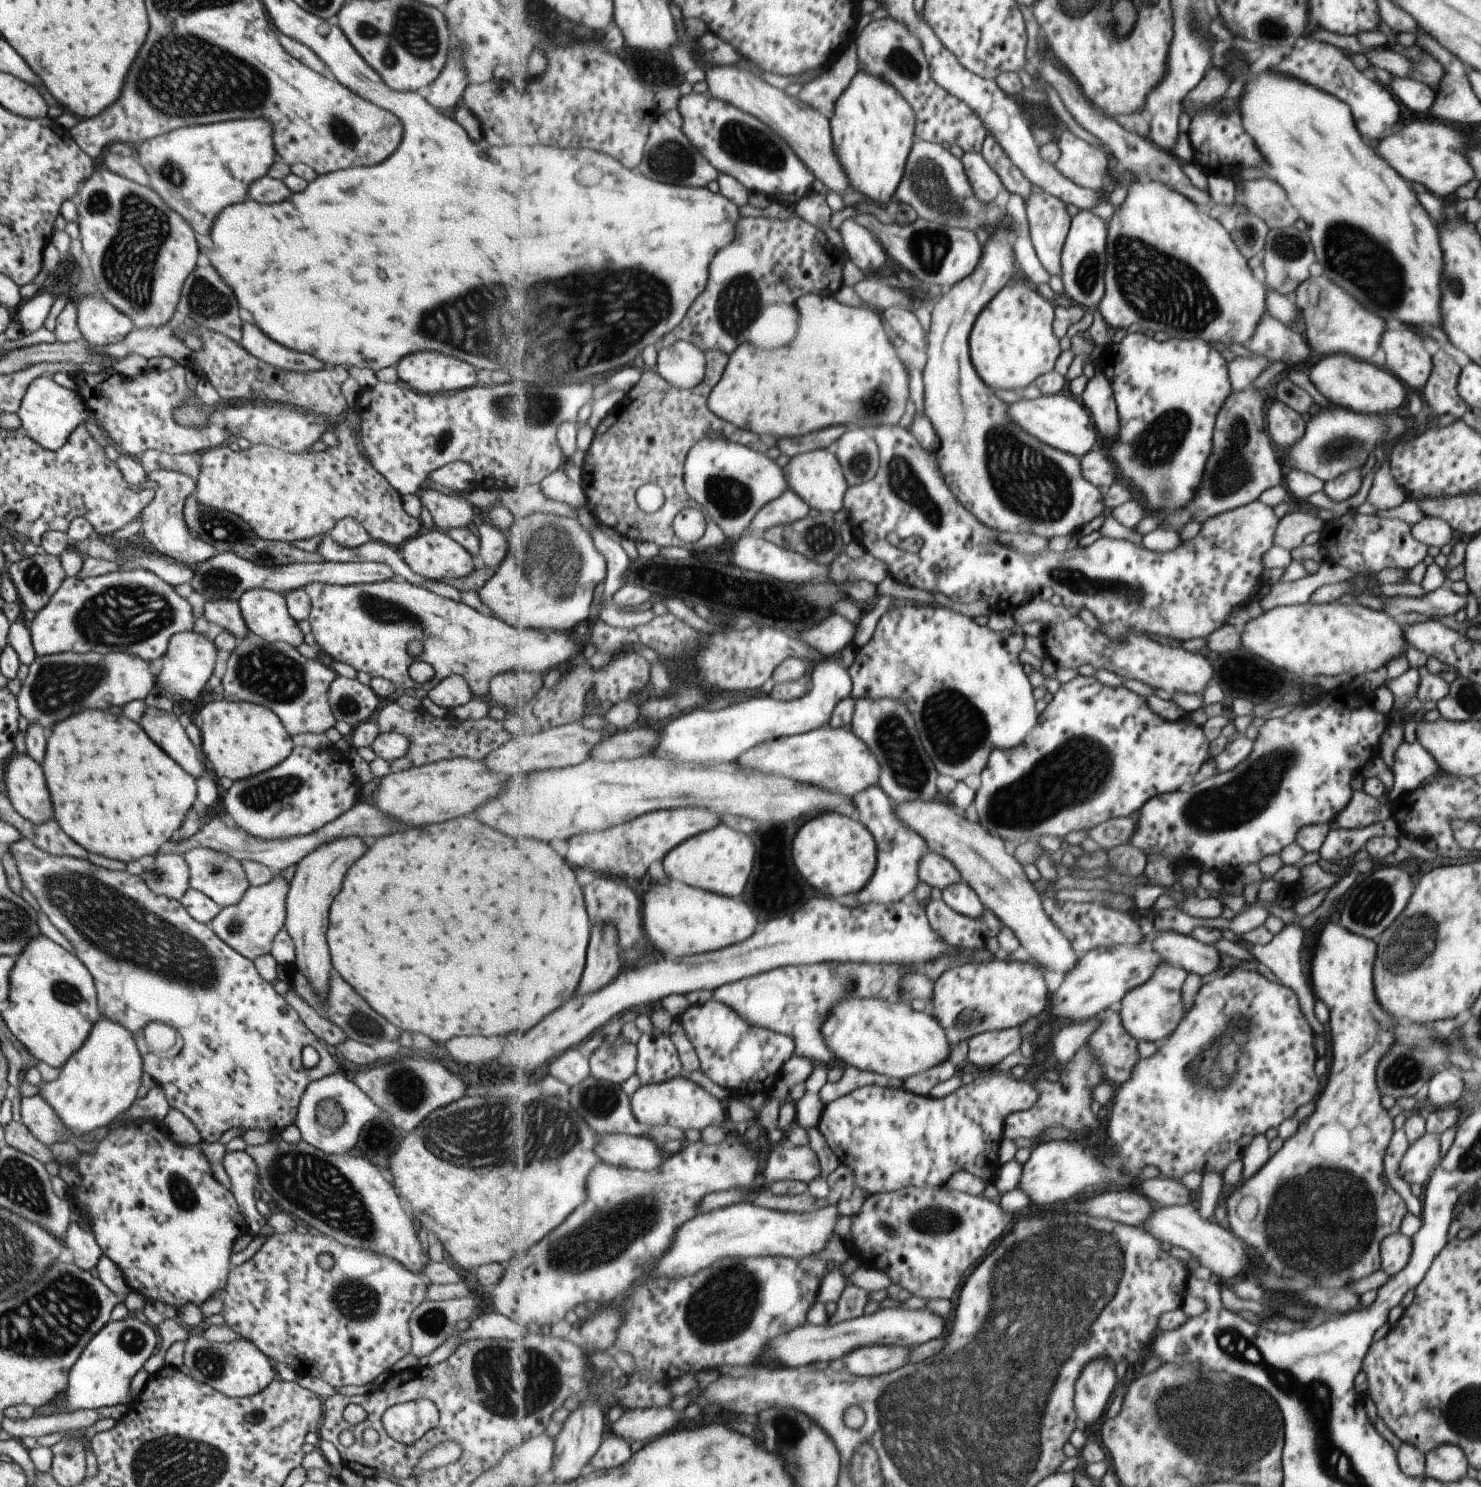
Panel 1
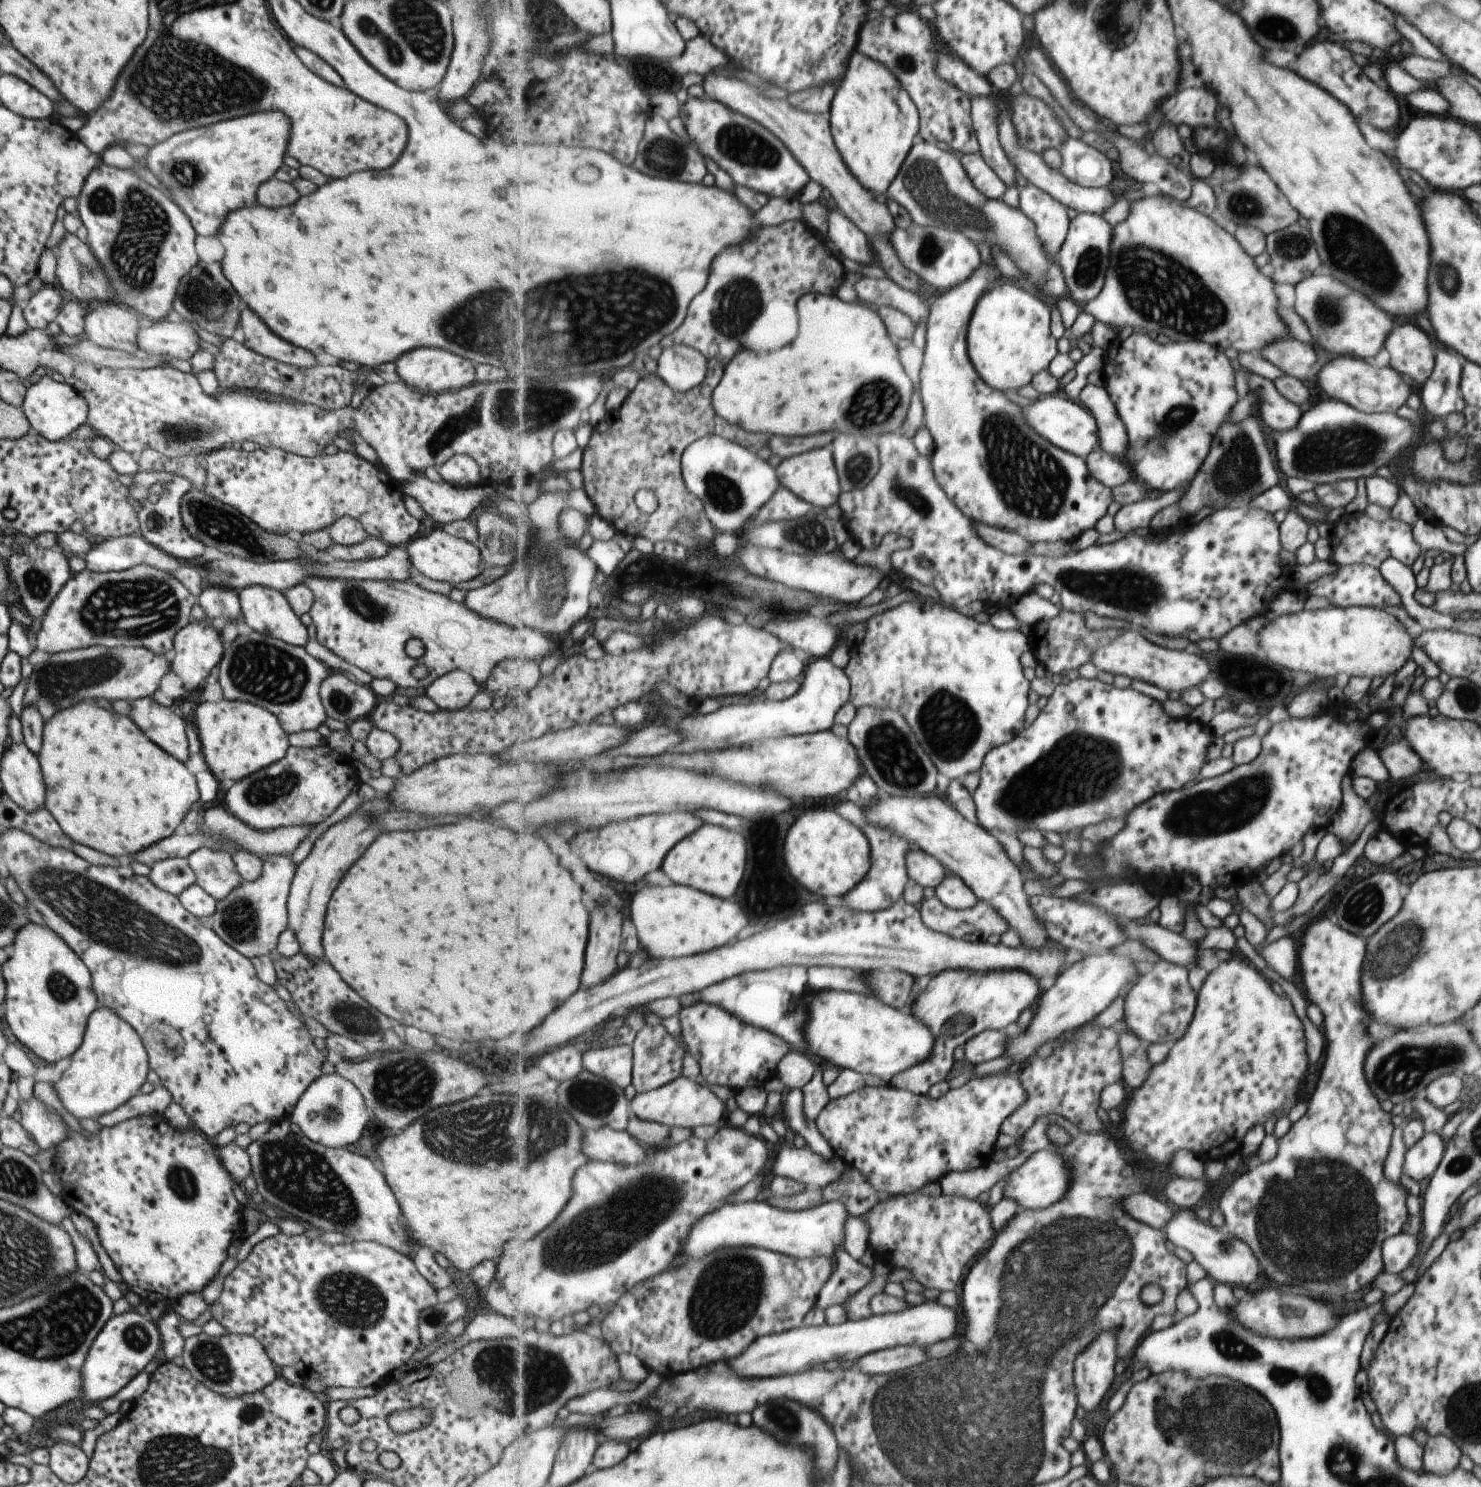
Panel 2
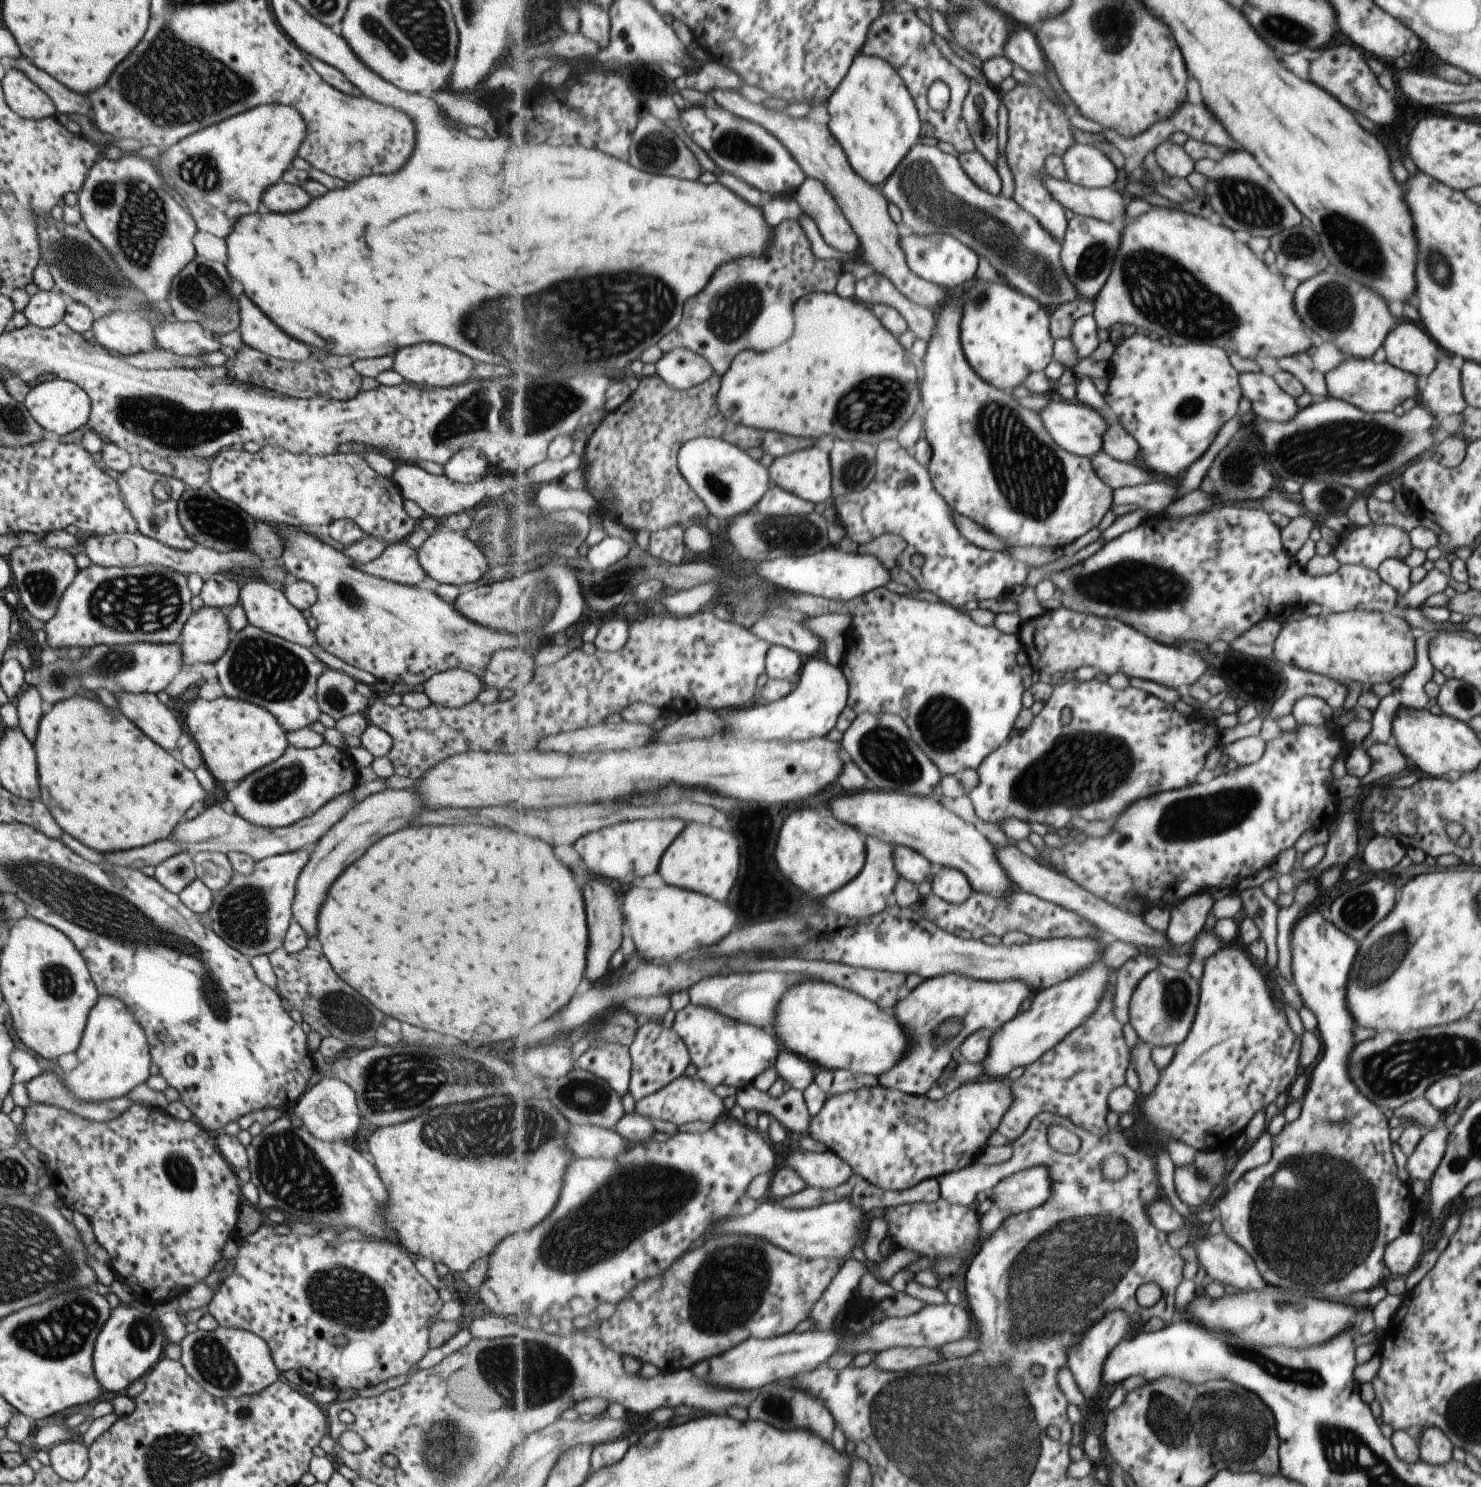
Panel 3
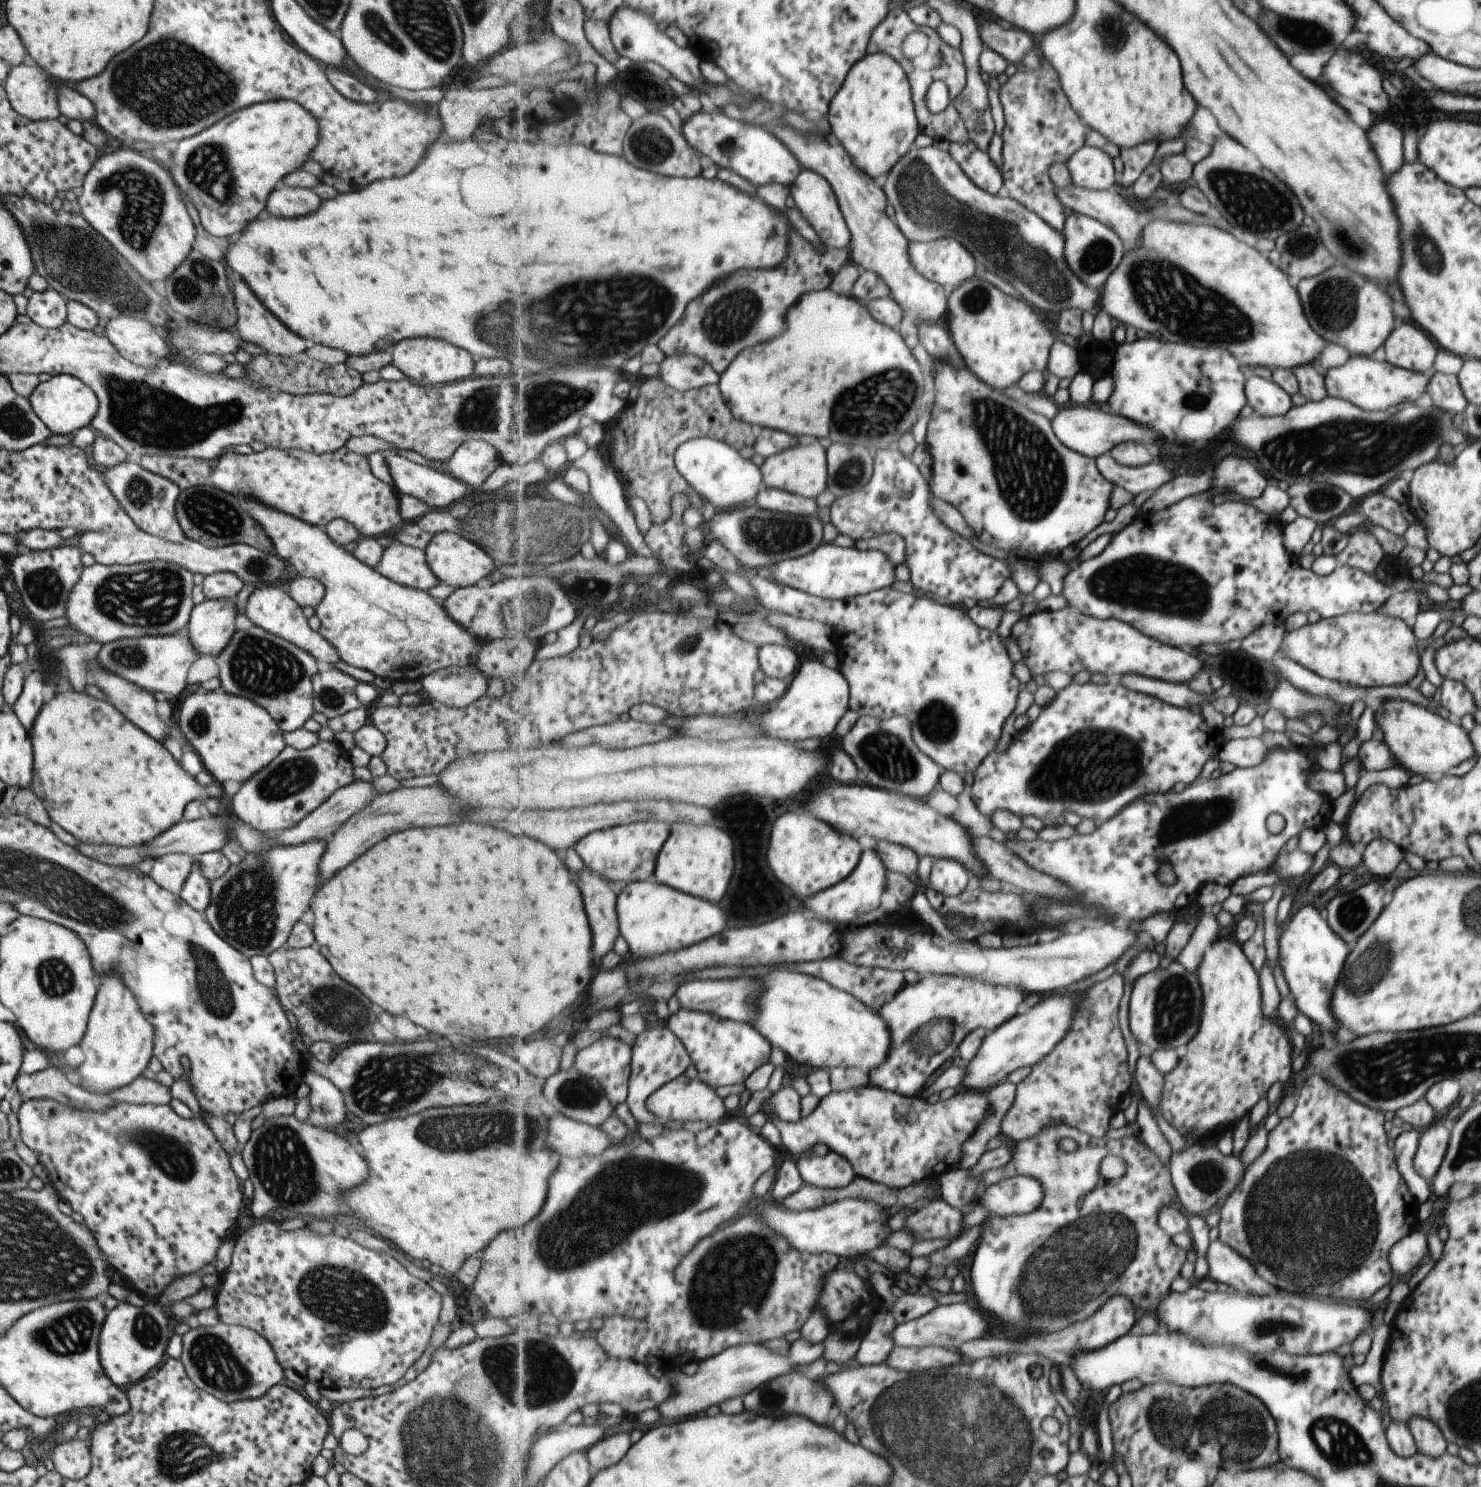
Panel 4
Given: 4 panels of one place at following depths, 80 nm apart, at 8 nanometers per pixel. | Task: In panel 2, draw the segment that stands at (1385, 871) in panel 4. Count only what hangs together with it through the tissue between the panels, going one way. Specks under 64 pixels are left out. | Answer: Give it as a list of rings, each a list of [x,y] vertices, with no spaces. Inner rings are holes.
[[[1380,827],[1376,834],[1367,840],[1362,854],[1373,864],[1385,866],[1385,864],[1391,863],[1393,858],[1403,854],[1405,849],[1405,846],[1395,840],[1394,836]]]

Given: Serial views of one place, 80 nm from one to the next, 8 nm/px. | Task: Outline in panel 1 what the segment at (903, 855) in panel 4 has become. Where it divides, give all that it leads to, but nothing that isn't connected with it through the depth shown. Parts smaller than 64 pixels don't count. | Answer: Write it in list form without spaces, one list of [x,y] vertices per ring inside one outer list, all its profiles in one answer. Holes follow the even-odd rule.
[[[931,850],[922,856],[918,878],[941,891],[951,887],[952,884],[963,881],[960,870],[955,868],[954,863]]]

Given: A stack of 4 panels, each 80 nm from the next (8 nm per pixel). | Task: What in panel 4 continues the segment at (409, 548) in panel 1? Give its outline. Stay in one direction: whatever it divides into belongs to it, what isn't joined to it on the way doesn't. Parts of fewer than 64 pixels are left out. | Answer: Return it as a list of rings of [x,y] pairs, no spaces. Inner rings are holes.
[[[457,531],[434,534],[423,550],[427,566],[439,583],[454,587],[468,587],[482,583],[495,569],[495,562],[489,553],[475,543],[459,536]]]

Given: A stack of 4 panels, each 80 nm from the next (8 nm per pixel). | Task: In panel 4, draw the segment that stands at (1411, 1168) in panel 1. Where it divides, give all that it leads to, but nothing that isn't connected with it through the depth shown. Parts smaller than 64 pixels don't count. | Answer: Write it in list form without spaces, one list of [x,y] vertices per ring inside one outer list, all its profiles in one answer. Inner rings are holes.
[[[1434,1122],[1420,1132],[1412,1167],[1421,1178],[1431,1180],[1435,1176],[1447,1152],[1449,1135],[1442,1122]]]

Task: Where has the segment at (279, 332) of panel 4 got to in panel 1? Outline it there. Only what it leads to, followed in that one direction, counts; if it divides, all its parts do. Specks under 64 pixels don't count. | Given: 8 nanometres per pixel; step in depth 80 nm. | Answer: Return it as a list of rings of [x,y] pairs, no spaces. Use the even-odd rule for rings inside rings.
[[[242,323],[239,344],[253,357],[272,364],[276,369],[300,373],[324,367],[320,360],[310,354],[295,352],[272,341],[255,323]]]

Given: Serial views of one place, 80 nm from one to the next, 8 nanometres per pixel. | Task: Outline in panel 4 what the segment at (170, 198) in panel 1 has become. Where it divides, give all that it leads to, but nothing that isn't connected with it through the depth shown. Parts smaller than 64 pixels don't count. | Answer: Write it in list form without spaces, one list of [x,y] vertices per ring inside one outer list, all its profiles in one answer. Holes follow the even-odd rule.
[[[287,99],[255,103],[237,110],[199,134],[181,140],[171,160],[171,176],[180,193],[197,214],[200,225],[214,237],[234,237],[266,206],[267,195],[280,184],[282,178],[300,169],[314,146],[317,146],[319,127],[315,117],[300,104]]]

